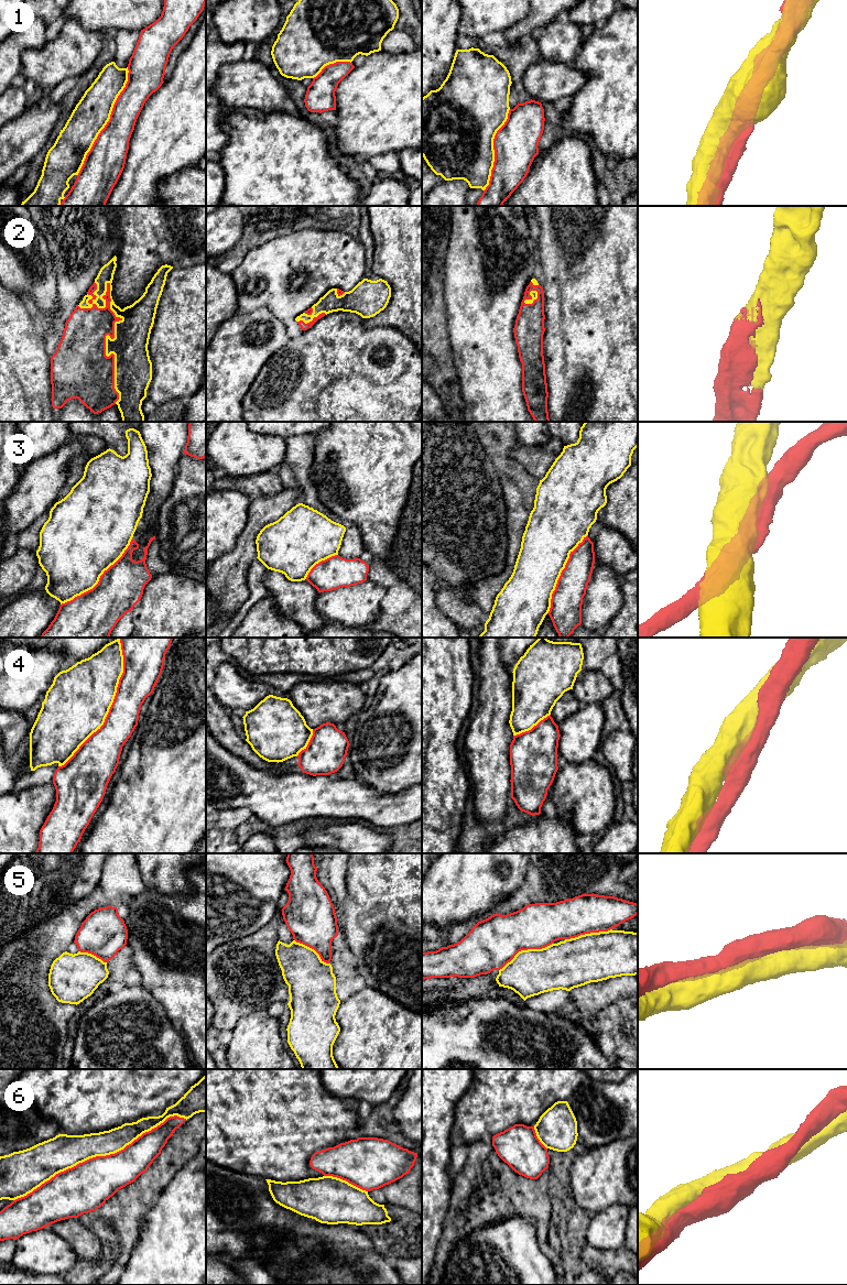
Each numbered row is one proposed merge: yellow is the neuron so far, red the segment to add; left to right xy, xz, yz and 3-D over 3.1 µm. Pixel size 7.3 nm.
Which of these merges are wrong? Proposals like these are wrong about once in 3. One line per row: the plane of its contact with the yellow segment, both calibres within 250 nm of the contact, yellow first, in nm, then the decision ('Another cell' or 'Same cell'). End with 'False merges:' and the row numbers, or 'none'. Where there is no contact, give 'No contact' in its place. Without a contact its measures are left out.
1: Touches yellow in xy. Thickness 260 nm (yellow) against 260 nm. Same cell
2: Touches yellow in xy. Thickness 260 nm (yellow) against 320 nm. Same cell
3: Touches yellow in xy. Thickness 500 nm (yellow) against 340 nm. Another cell
4: Touches yellow in xy. Thickness 460 nm (yellow) against 260 nm. Another cell
5: Touches yellow in yz. Thickness 340 nm (yellow) against 360 nm. Same cell
6: Touches yellow in xy. Thickness 240 nm (yellow) against 340 nm. Same cell
False merges: 3, 4

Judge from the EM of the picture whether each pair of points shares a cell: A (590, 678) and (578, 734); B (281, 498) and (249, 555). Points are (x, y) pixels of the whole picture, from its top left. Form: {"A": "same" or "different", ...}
{"A": "different", "B": "same"}

